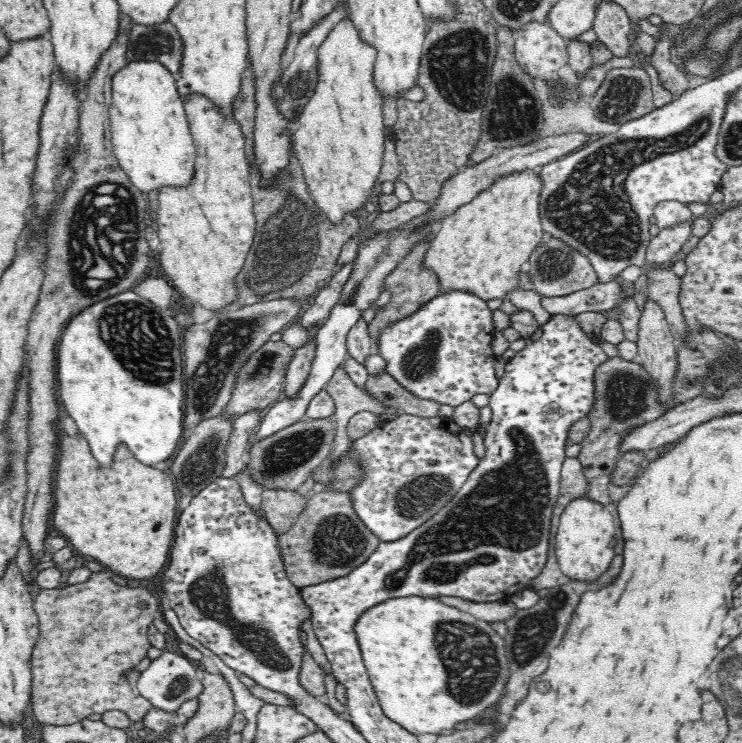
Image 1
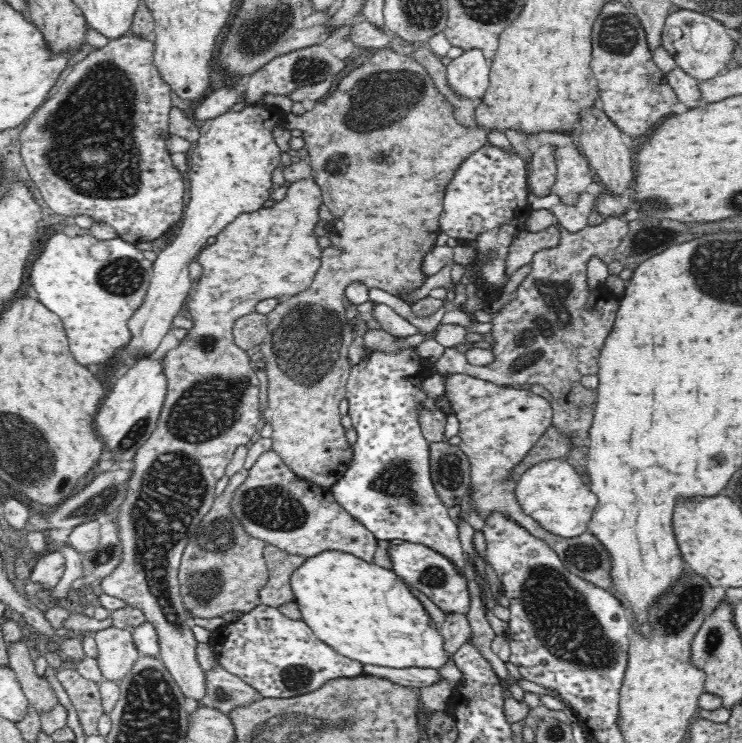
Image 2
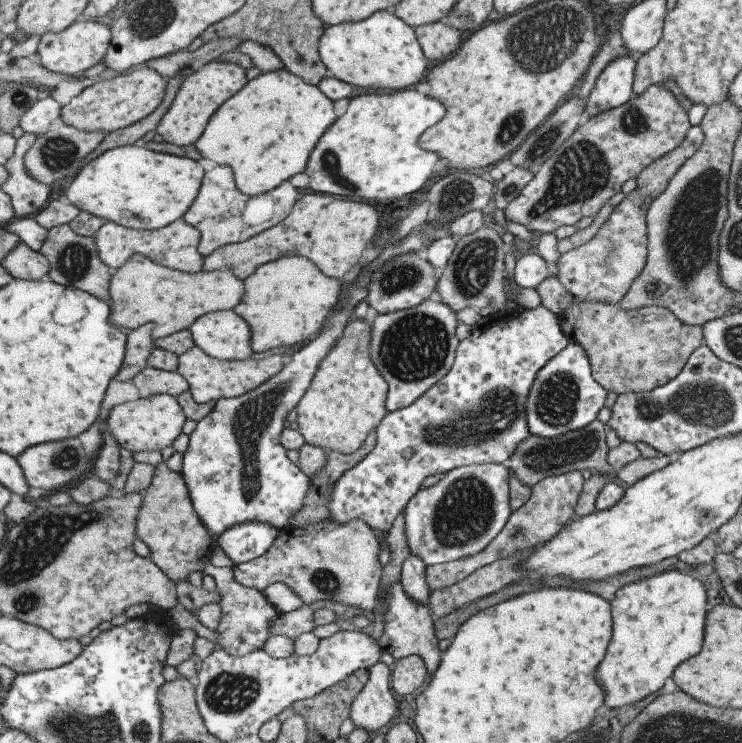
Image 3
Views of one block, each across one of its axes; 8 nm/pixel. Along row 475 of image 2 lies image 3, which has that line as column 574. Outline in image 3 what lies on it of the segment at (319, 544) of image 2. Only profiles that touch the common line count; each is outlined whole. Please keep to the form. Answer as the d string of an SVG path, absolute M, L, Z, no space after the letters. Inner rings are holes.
M698 125L689 126L685 138L681 140L681 144L677 144L677 148L673 148L637 174L635 189L623 196L623 200L613 208L591 240L559 255L555 278L572 298L583 302L618 304L645 264L645 222L649 204L665 190L669 179L685 160L697 152L702 142L703 133Z

